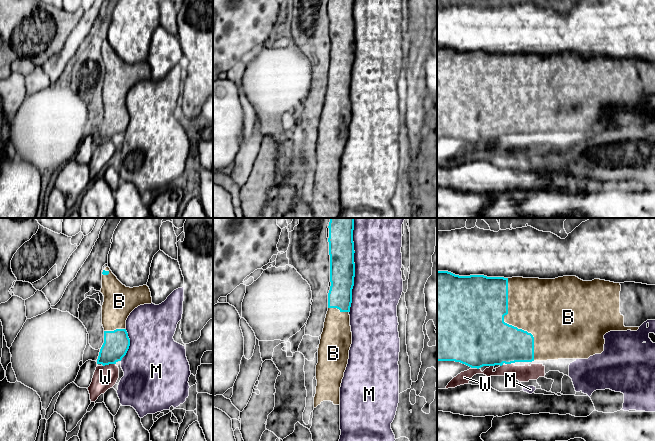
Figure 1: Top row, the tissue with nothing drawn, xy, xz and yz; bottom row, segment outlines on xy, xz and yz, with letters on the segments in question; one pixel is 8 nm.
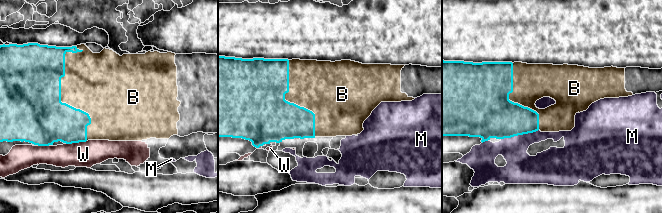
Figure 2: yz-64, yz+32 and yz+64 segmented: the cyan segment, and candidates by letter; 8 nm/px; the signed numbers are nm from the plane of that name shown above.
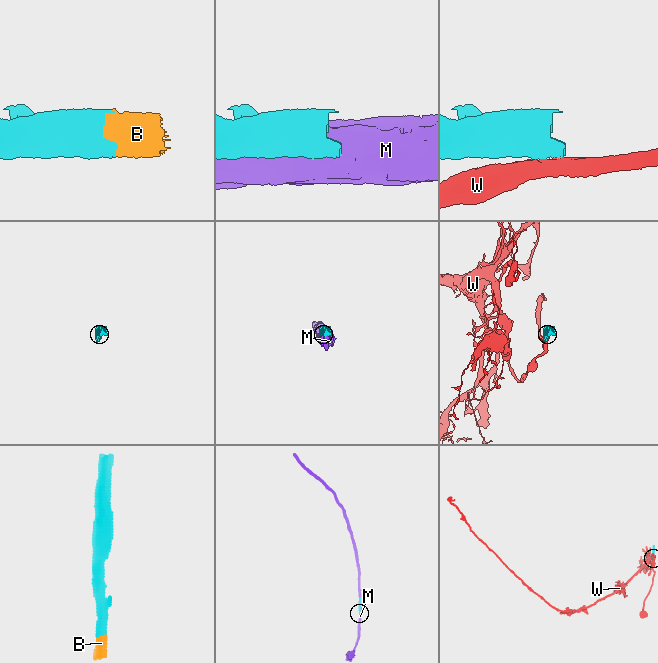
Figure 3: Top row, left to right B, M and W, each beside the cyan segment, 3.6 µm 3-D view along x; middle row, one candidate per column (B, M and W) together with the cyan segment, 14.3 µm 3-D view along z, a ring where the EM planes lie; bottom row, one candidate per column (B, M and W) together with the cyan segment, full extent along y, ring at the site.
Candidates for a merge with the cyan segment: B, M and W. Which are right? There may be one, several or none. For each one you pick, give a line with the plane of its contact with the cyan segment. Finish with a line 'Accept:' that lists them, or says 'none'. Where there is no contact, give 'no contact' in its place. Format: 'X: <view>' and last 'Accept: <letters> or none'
B: yz
Accept: B

